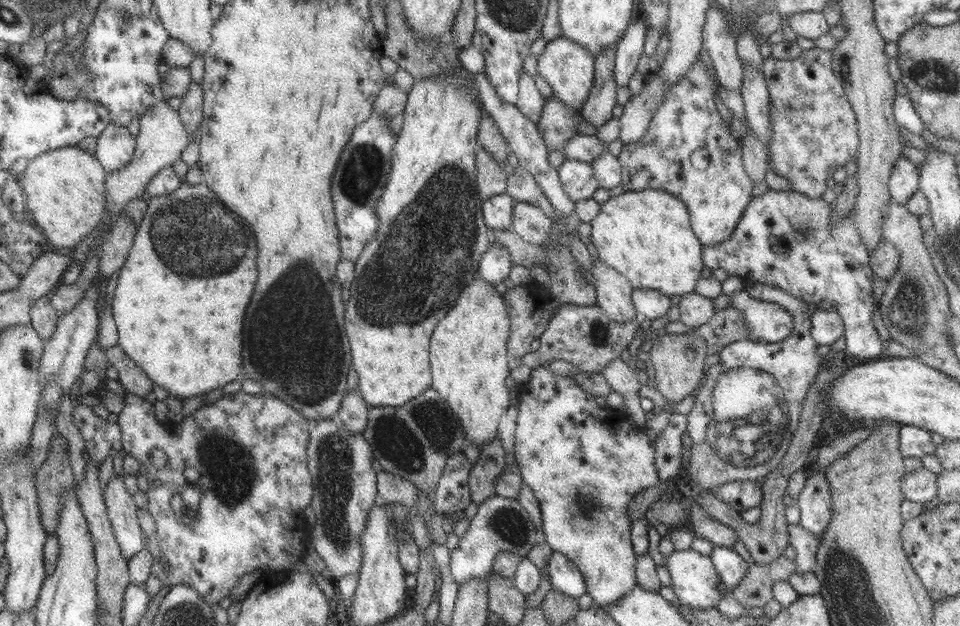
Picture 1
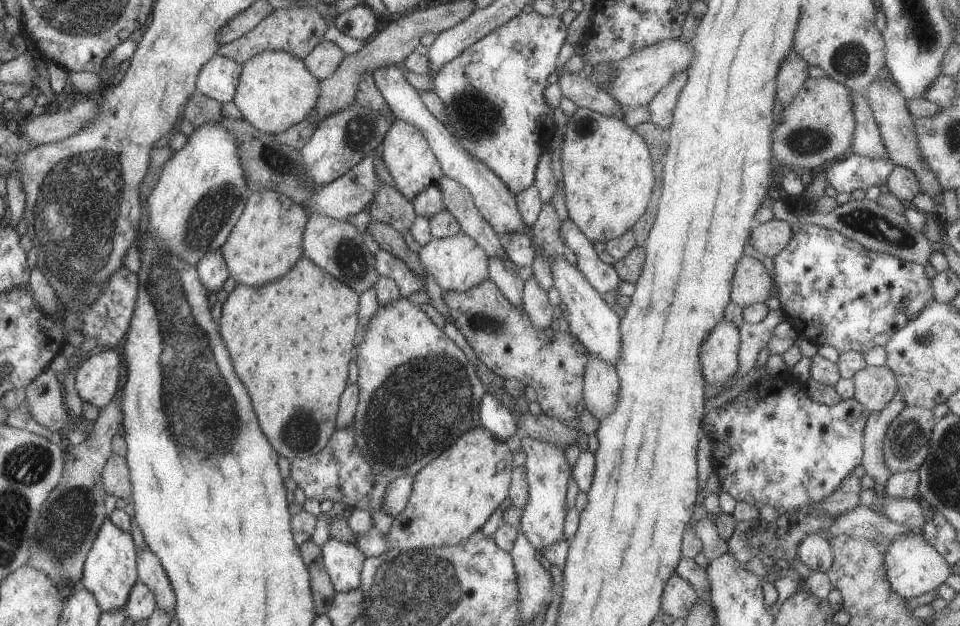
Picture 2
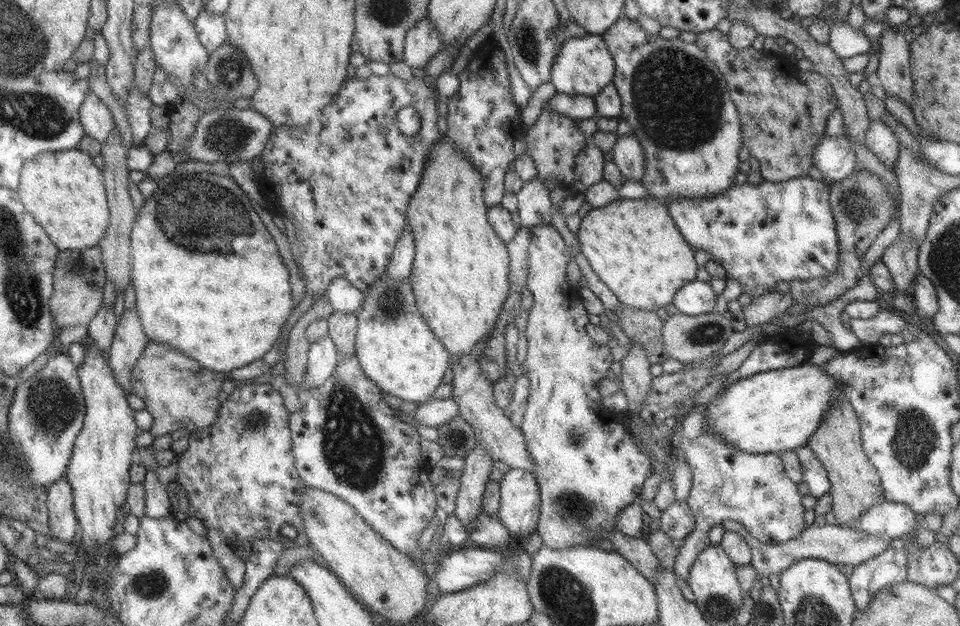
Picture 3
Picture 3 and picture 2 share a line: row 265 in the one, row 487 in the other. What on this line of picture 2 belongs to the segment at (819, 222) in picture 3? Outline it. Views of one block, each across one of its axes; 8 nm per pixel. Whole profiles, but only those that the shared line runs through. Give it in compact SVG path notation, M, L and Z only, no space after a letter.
M789 370L782 371L777 374L775 378L763 378L757 380L759 384L751 384L747 390L740 392L721 408L715 408L711 412L707 412L702 417L702 431L708 435L711 444L711 465L713 465L712 472L719 478L719 485L722 487L722 493L726 493L729 497L735 499L736 502L745 502L747 505L755 506L755 511L763 505L767 504L777 511L779 515L793 513L795 510L799 511L803 506L815 505L817 502L830 496L837 486L846 478L853 469L861 465L862 462L862 447L863 447L863 430L866 424L866 419L870 416L863 406L859 405L854 399L842 399L838 404L832 406L824 406L809 399L805 392L805 386L800 381L797 381Z

